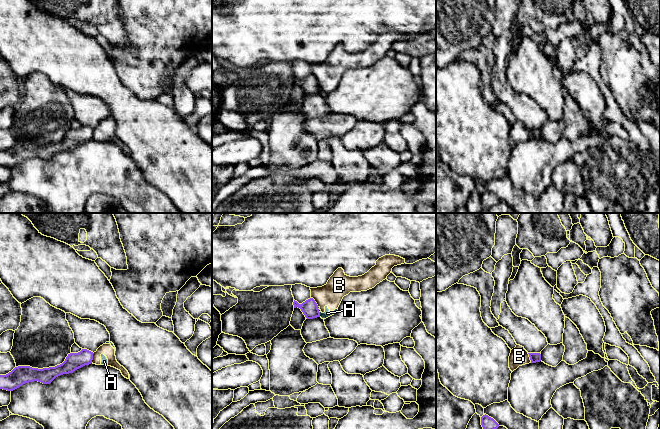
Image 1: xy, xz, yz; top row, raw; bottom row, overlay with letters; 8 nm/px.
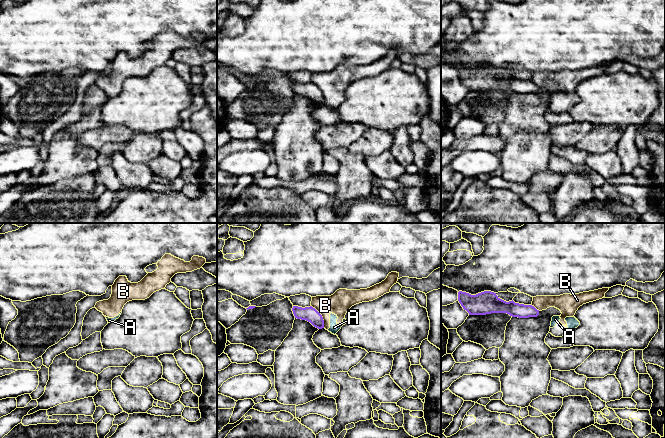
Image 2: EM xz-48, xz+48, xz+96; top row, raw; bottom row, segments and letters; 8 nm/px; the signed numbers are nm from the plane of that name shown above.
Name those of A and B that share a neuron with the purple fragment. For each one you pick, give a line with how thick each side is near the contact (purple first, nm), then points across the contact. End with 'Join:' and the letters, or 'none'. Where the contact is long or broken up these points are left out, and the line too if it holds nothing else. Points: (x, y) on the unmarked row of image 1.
Join: none

